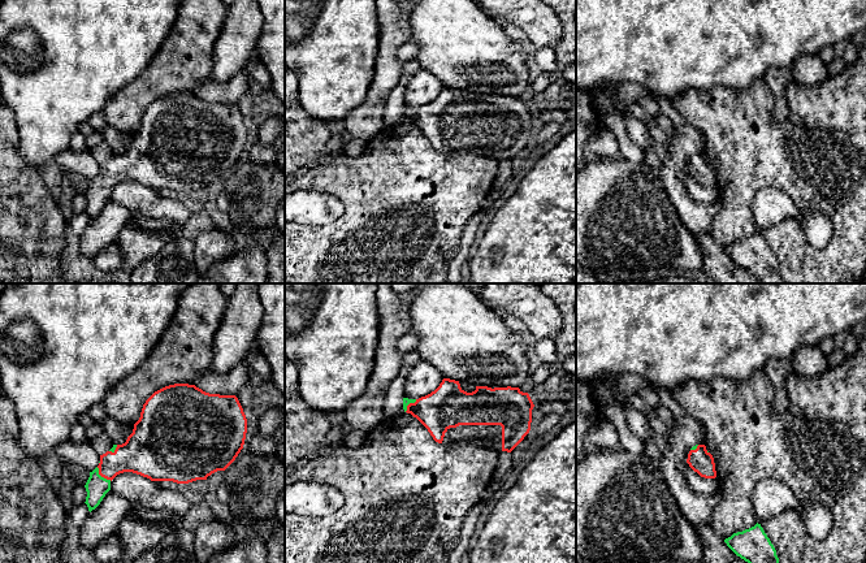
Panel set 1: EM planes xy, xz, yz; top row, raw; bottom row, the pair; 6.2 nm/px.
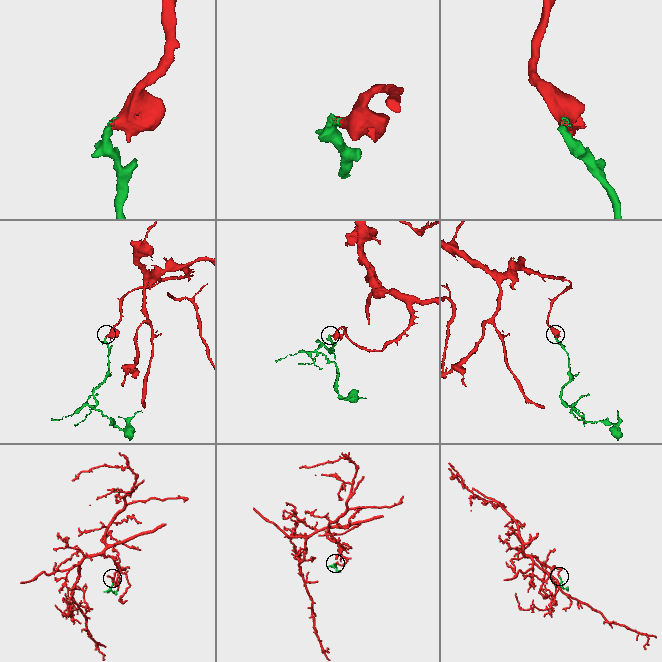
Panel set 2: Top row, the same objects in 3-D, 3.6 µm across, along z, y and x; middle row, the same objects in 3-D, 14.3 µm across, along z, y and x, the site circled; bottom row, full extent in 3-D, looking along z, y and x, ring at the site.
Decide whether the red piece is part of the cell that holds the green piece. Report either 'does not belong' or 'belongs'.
belongs

